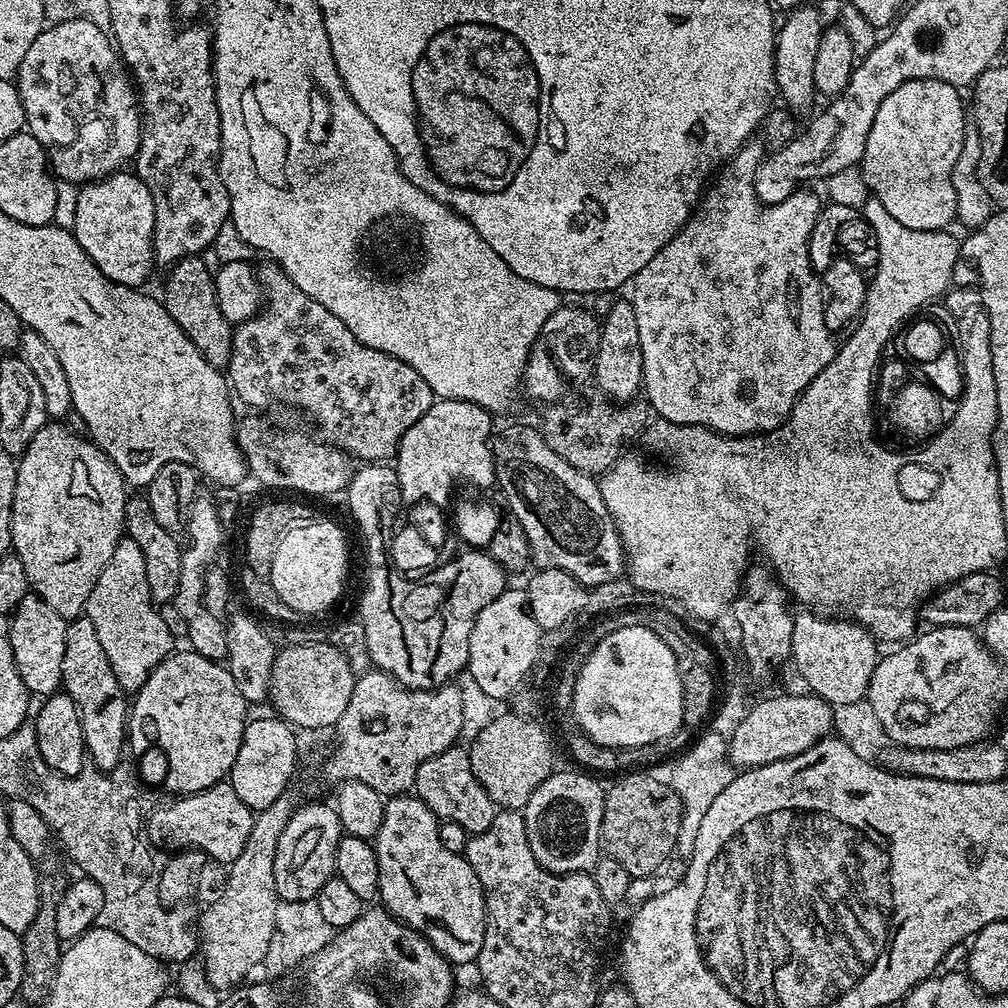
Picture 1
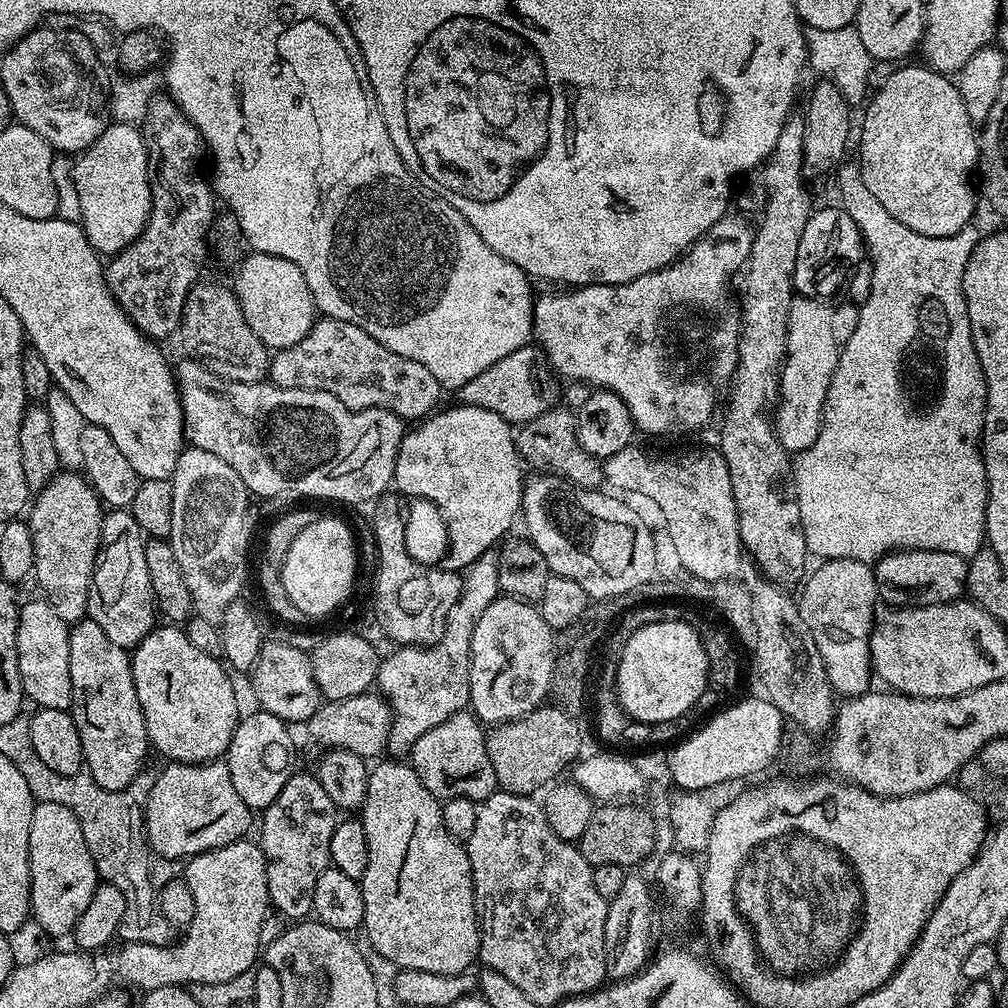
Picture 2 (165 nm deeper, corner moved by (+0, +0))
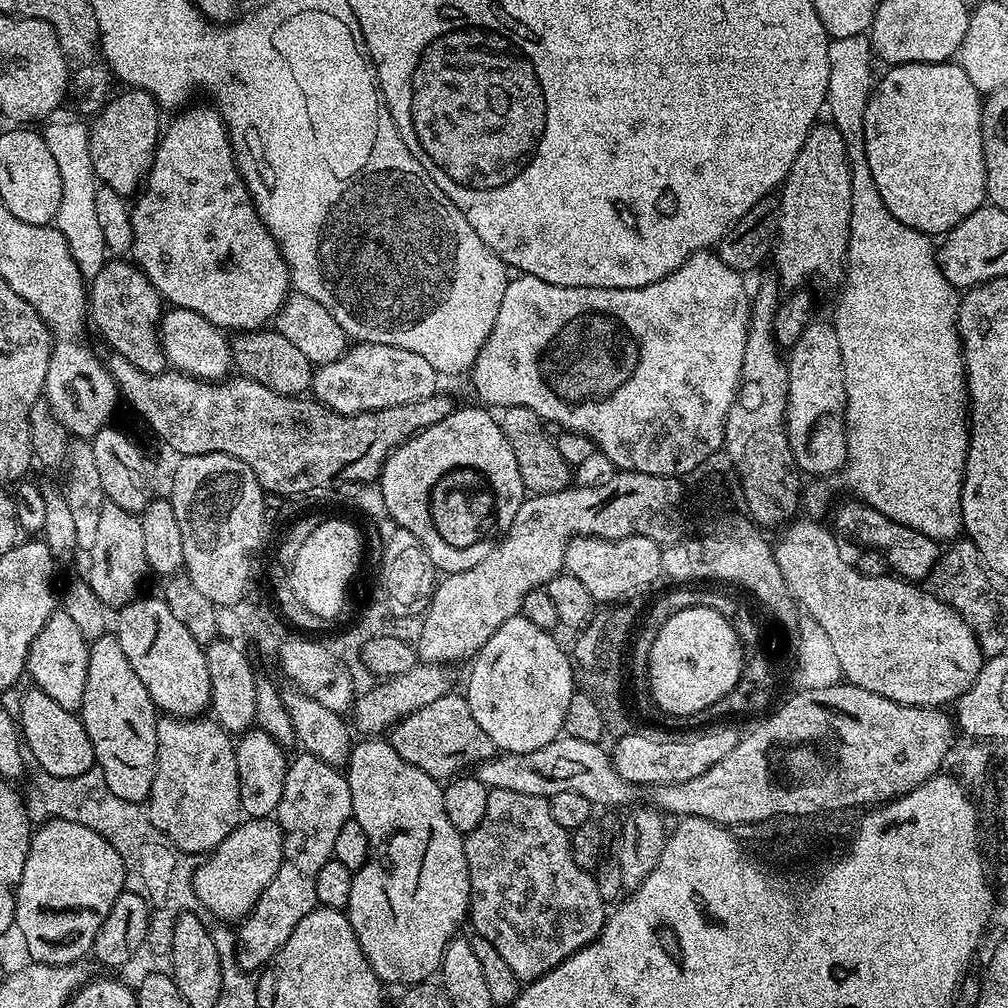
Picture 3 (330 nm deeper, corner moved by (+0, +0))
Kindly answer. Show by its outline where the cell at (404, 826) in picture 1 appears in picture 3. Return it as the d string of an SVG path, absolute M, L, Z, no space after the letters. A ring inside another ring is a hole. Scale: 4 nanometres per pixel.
M364 738L364 741L353 743L352 752L348 756L346 765L346 775L350 786L350 798L352 799L352 819L366 830L366 838L370 842L370 854L367 862L358 869L352 877L350 886L350 902L346 909L346 915L350 926L354 926L354 934L370 962L370 966L376 971L376 977L385 985L404 984L411 986L431 981L440 971L440 963L444 957L446 946L455 940L461 931L460 923L467 921L470 916L470 905L472 902L472 891L470 890L470 874L466 866L466 850L464 849L464 836L450 823L450 818L446 818L446 810L442 806L442 794L444 789L441 781L430 778L418 766L410 766L398 750L394 750L391 742L384 738Z

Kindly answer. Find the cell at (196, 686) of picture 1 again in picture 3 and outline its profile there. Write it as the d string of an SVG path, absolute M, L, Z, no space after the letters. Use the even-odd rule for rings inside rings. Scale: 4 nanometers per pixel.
M159 595L143 596L131 600L115 613L114 634L118 642L122 642L122 650L130 666L134 666L134 674L142 678L142 686L146 686L150 698L161 713L181 718L199 717L203 713L200 711L203 708L207 709L211 702L210 670L205 649L190 634L190 630L186 630L186 626L182 626L182 622L174 618L170 606L166 606L164 599Z

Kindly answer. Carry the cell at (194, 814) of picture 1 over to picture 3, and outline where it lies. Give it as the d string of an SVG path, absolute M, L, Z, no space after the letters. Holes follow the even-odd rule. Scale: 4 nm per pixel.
M161 715L156 721L156 773L146 801L148 817L174 848L207 854L241 823L236 745L215 719Z

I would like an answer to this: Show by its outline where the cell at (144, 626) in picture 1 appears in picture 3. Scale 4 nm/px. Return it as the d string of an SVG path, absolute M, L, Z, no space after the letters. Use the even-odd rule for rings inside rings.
M105 502L98 518L98 530L94 533L94 546L90 550L90 556L92 569L86 573L87 582L109 610L119 610L131 600L137 599L141 591L140 583L143 582L144 575L149 575L150 572L146 562L146 549L142 543L139 515Z

